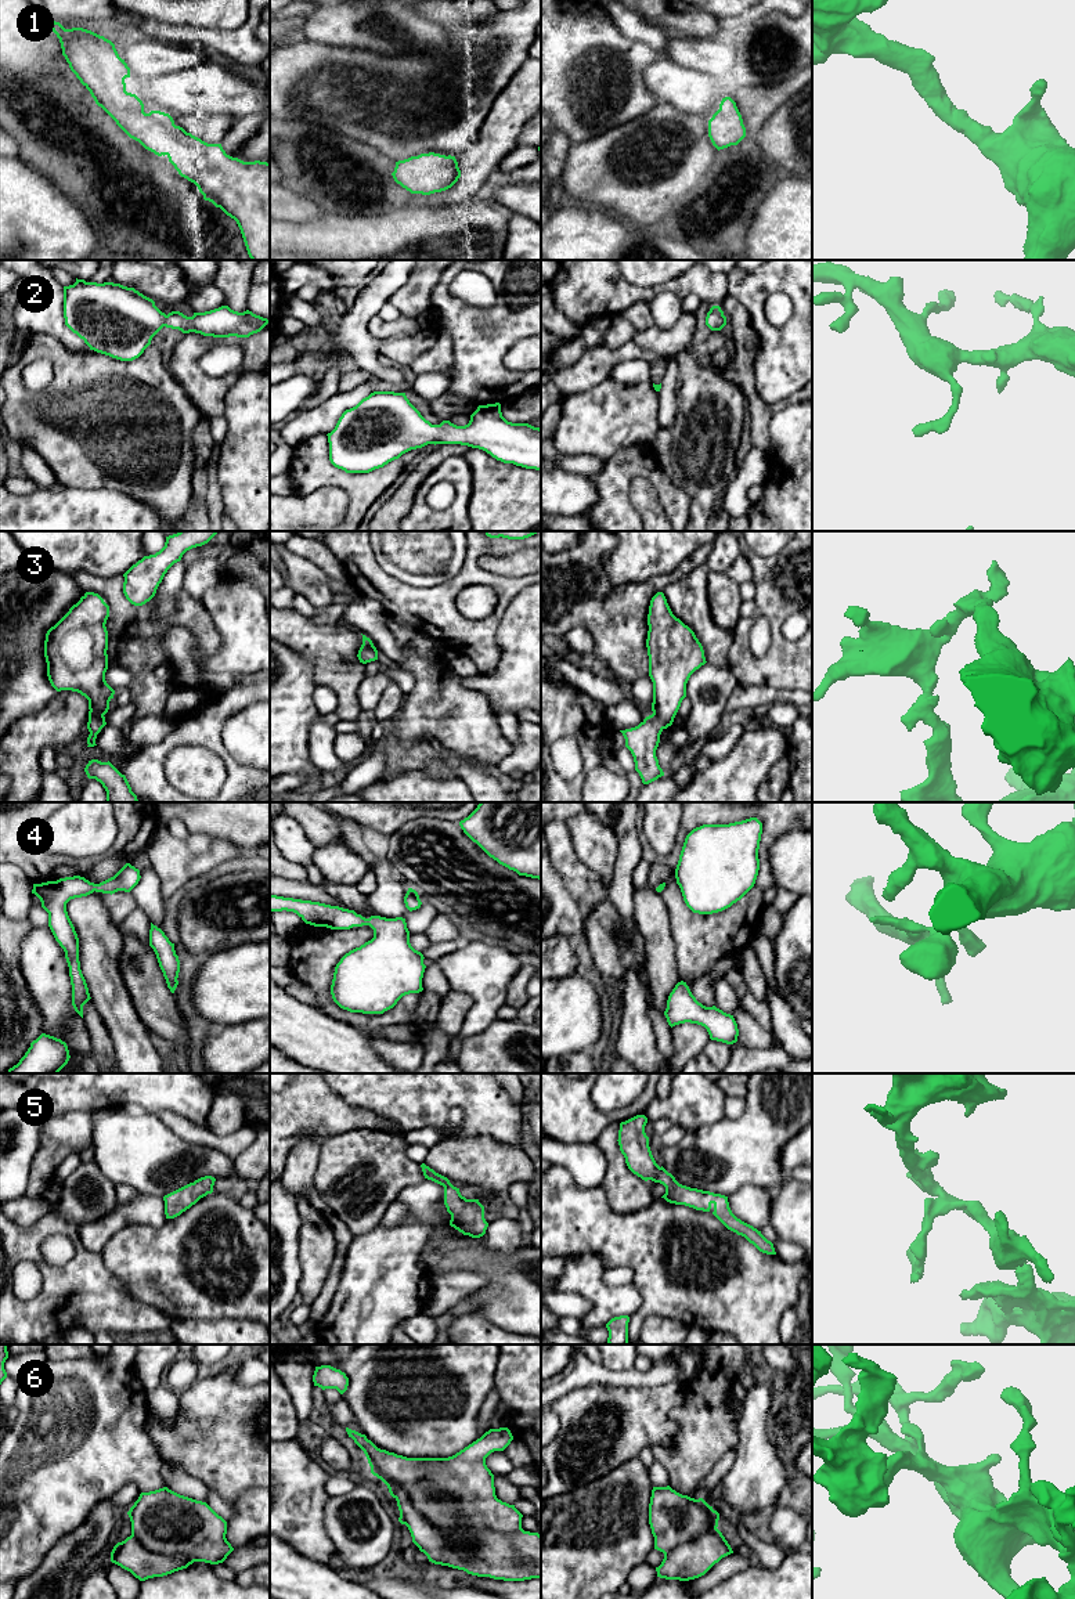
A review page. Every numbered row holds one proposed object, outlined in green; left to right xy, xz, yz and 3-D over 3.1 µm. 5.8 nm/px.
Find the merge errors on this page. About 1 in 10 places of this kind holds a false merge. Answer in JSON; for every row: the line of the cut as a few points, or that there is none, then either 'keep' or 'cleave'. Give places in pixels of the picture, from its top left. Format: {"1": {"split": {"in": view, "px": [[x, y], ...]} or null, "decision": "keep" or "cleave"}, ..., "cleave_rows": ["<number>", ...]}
{"1": {"split": null, "decision": "keep"}, "2": {"split": null, "decision": "keep"}, "3": {"split": null, "decision": "keep"}, "4": {"split": null, "decision": "keep"}, "5": {"split": null, "decision": "keep"}, "6": {"split": null, "decision": "keep"}, "cleave_rows": []}

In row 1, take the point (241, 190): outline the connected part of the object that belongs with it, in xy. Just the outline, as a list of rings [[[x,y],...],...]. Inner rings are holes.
[[[43,17],[43,21],[59,39],[62,55],[71,71],[90,91],[95,104],[145,149],[158,156],[166,155],[178,174],[198,187],[205,201],[234,219],[252,260],[270,260],[270,163],[232,158],[226,154],[221,144],[208,144],[176,126],[169,113],[160,111],[145,113],[143,101],[126,91],[125,79],[130,77],[130,68],[111,40],[83,28],[65,29],[47,17]]]

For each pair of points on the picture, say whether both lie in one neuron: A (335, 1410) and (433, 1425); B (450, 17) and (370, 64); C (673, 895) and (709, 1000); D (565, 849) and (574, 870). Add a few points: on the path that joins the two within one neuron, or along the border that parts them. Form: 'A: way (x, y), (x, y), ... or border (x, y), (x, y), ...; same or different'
A: border (342, 1397), (349, 1406), (357, 1426), (364, 1433); different
B: border (479, 20), (471, 20), (447, 28); different
C: border (724, 956), (706, 974), (686, 982); different
D: way (565, 855), (565, 861), (569, 865); same

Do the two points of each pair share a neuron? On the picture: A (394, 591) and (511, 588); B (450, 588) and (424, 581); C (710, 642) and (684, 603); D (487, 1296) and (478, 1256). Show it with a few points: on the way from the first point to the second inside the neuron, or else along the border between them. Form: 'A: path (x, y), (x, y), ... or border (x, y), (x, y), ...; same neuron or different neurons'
A: path (424, 596), (443, 596), (464, 578), (482, 578); same neuron
B: border (462, 565), (453, 577), (439, 584), (406, 584); different neurons
C: path (707, 632), (693, 613); same neuron
D: path (490, 1287), (490, 1269), (487, 1266); same neuron

